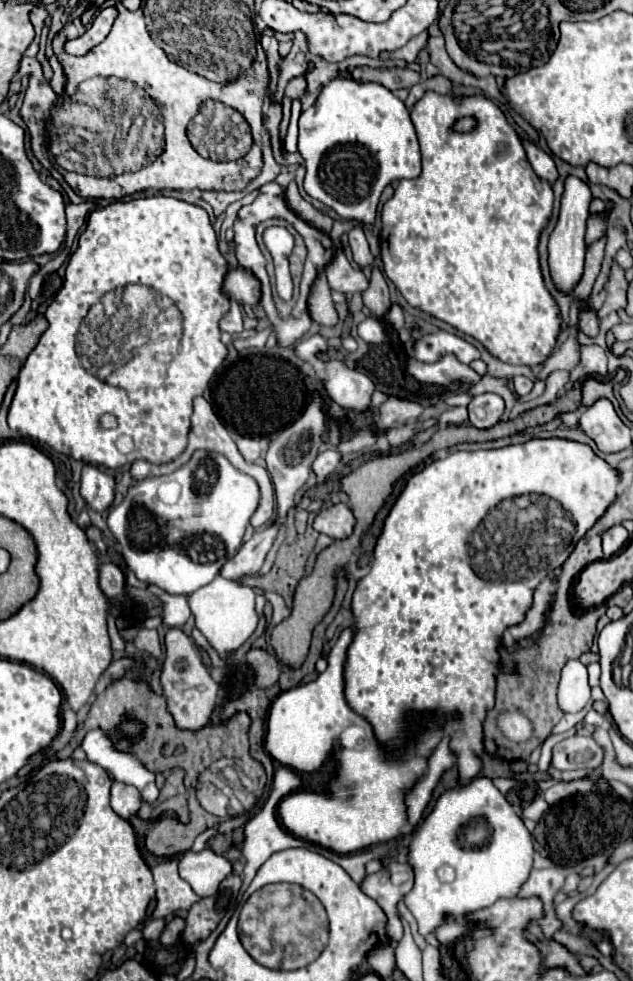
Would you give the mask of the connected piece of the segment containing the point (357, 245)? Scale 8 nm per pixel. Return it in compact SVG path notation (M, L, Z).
M352 228L348 232L348 242L350 242L350 248L352 248L352 258L360 268L374 266L374 256L372 256L368 242L366 242L366 236L360 228Z

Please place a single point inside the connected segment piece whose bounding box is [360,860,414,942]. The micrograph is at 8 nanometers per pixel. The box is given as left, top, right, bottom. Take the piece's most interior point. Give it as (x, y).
(387, 886)

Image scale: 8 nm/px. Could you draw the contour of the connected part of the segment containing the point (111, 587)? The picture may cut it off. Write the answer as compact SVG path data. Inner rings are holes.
M106 562L106 564L100 566L98 582L100 582L102 592L104 592L108 598L116 598L118 594L124 592L124 586L126 586L124 572L122 572L116 564L112 564L112 562Z

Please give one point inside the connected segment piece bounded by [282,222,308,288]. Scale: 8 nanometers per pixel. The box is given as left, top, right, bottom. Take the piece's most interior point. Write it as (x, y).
(298, 257)

